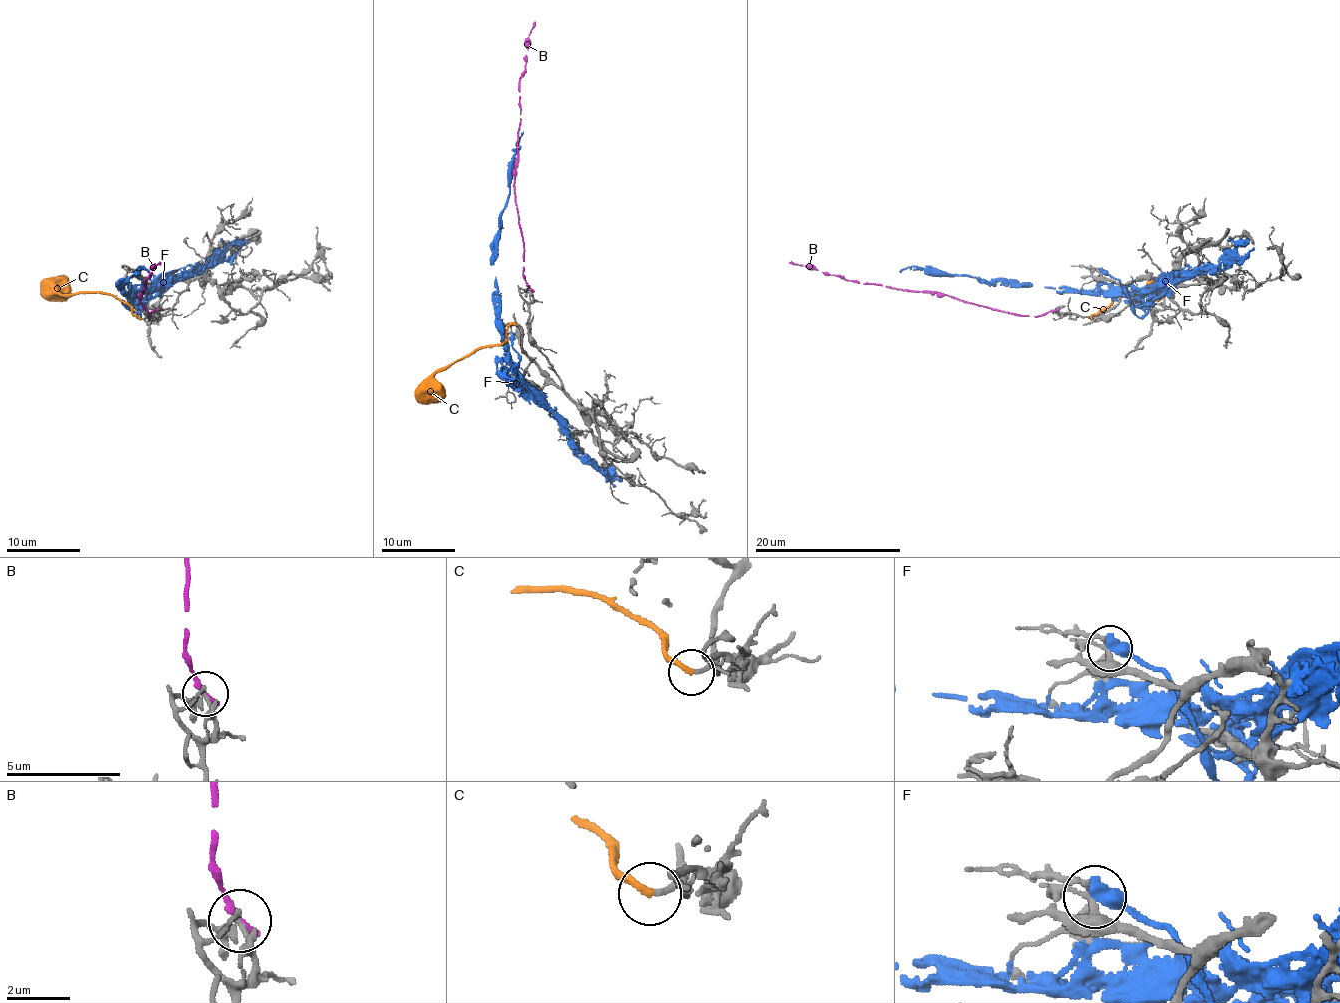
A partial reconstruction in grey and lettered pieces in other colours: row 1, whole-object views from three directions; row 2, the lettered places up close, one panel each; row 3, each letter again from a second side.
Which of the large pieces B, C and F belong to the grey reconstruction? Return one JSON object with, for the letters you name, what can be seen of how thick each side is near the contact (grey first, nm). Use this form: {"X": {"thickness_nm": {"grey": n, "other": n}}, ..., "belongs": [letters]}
{"C": {"thickness_nm": {"grey": 220, "other": 280}}, "belongs": ["C"]}

